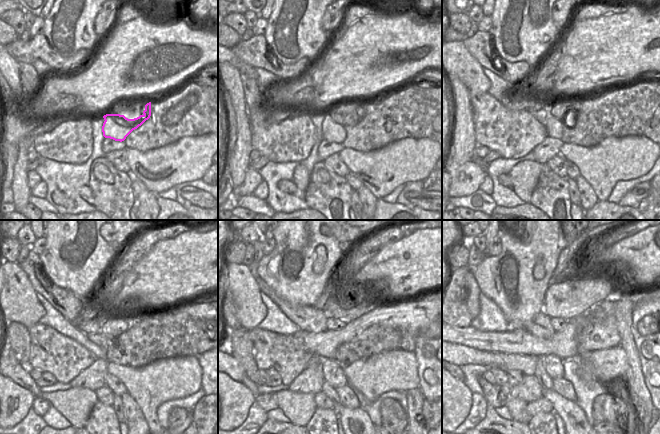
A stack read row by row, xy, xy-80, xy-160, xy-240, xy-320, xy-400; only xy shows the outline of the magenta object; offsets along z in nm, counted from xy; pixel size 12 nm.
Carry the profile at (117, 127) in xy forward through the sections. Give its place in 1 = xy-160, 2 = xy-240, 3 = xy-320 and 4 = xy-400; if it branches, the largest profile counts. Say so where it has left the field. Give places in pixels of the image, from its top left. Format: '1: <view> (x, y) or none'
1: xy-160 (554, 127)
2: xy-240 (114, 326)
3: xy-320 (332, 324)
4: xy-400 (558, 324)

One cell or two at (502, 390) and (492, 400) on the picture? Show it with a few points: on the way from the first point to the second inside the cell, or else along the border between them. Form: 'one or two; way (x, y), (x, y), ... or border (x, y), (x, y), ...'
one; way (500, 392), (494, 398)

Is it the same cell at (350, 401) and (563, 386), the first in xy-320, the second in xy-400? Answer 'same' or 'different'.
same

